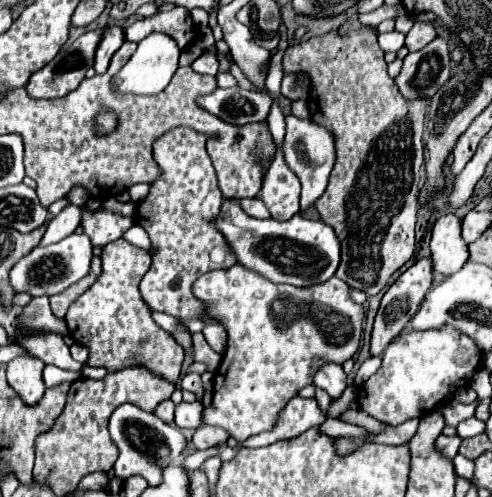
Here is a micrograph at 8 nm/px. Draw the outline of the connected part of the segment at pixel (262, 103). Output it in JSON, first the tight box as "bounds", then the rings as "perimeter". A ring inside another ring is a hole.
{"bounds":[198,87,272,125],"perimeter":[[[218,87],[212,93],[198,97],[198,105],[202,109],[232,125],[248,125],[262,121],[268,115],[270,103],[272,101],[268,95],[246,91],[242,87]]]}

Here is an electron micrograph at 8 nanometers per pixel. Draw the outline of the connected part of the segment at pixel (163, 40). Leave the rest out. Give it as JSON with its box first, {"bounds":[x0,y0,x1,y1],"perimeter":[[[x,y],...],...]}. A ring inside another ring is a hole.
{"bounds":[112,33,180,95],"perimeter":[[[152,33],[138,43],[136,53],[130,61],[120,69],[120,73],[112,79],[112,87],[120,93],[136,93],[136,95],[156,95],[166,89],[172,75],[178,69],[178,55],[180,49],[176,41],[164,33]]]}

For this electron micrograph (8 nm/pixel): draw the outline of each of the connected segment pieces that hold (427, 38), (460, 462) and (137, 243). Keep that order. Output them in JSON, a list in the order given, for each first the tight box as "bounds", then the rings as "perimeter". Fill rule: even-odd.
[{"bounds":[406,21,436,51],"perimeter":[[[416,21],[406,35],[406,45],[410,51],[418,51],[436,37],[436,29],[428,21]]]},{"bounds":[454,455,474,481],"perimeter":[[[456,455],[454,459],[454,465],[456,465],[456,473],[462,477],[462,479],[468,479],[472,481],[472,473],[474,473],[474,461],[462,457],[462,455]]]},{"bounds":[122,225,150,249],"perimeter":[[[132,225],[124,235],[122,235],[124,241],[128,241],[130,245],[134,247],[140,247],[140,249],[150,249],[150,239],[146,235],[146,231],[140,227],[140,225]]]}]

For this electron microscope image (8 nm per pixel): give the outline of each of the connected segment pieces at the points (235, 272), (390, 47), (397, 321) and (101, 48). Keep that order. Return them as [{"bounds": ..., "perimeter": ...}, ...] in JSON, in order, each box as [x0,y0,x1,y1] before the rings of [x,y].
[{"bounds":[192,263,364,443],"perimeter":[[[236,263],[230,269],[216,269],[212,273],[204,273],[204,277],[198,277],[192,293],[200,299],[206,313],[220,321],[228,333],[228,347],[222,367],[214,373],[214,401],[212,407],[204,411],[204,419],[208,425],[226,429],[240,443],[250,435],[270,431],[276,425],[280,411],[300,393],[302,387],[312,385],[312,377],[322,365],[342,365],[352,359],[360,347],[364,309],[352,301],[348,285],[344,285],[338,277],[332,277],[324,285],[298,289],[292,285],[276,285]]]},{"bounds":[380,31,404,51],"perimeter":[[[398,31],[392,33],[380,33],[380,47],[382,51],[398,51],[404,45],[404,35]]]},{"bounds":[370,257,432,355],"perimeter":[[[426,257],[426,259],[420,259],[416,261],[410,269],[406,269],[392,285],[390,289],[384,293],[382,297],[382,303],[380,303],[380,309],[378,309],[378,315],[376,315],[376,321],[374,321],[374,331],[372,331],[372,345],[370,345],[370,353],[372,355],[380,355],[386,345],[400,335],[400,331],[406,327],[406,323],[416,315],[422,299],[426,297],[428,289],[432,285],[432,259]]]},{"bounds":[94,27,124,73],"perimeter":[[[114,27],[108,29],[98,45],[98,51],[96,51],[96,63],[94,63],[94,71],[96,73],[104,73],[110,65],[110,59],[112,55],[116,53],[116,49],[120,49],[120,45],[124,43],[124,35],[122,35],[122,29],[120,27]]]}]

